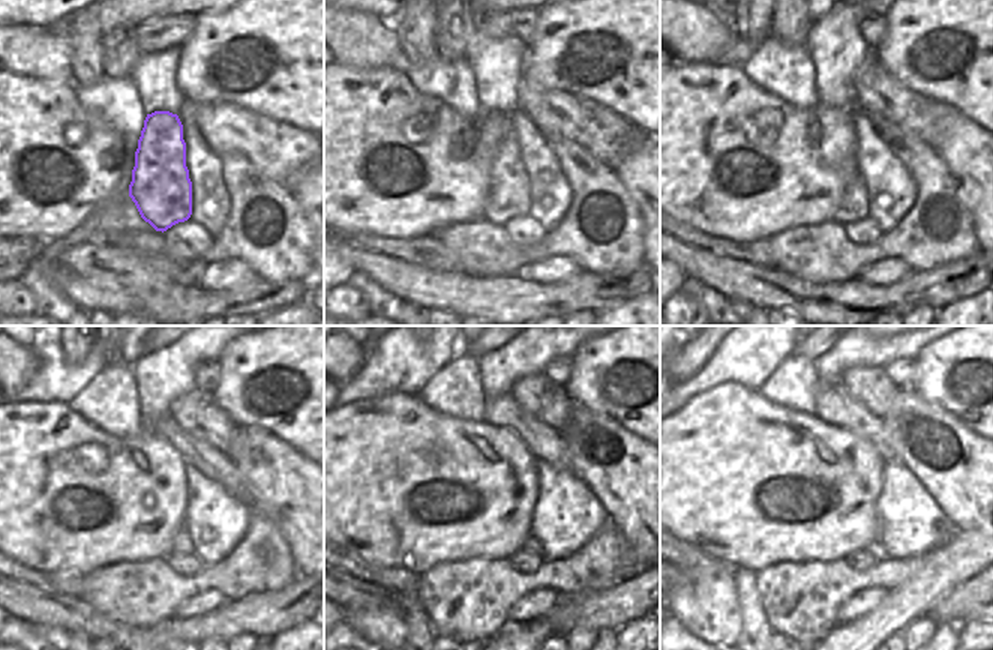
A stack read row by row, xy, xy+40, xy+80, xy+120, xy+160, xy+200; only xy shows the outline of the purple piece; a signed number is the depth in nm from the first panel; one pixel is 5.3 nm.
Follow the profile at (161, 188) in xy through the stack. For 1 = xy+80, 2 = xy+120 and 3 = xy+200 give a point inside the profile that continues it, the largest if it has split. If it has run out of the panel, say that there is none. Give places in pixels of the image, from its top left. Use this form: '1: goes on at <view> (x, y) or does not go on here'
1: goes on at xy+80 (854, 206)
2: goes on at xy+120 (183, 545)
3: goes on at xy+200 (876, 548)

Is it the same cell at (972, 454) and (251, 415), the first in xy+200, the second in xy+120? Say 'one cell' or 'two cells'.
two cells

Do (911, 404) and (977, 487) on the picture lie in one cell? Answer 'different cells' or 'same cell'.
same cell

